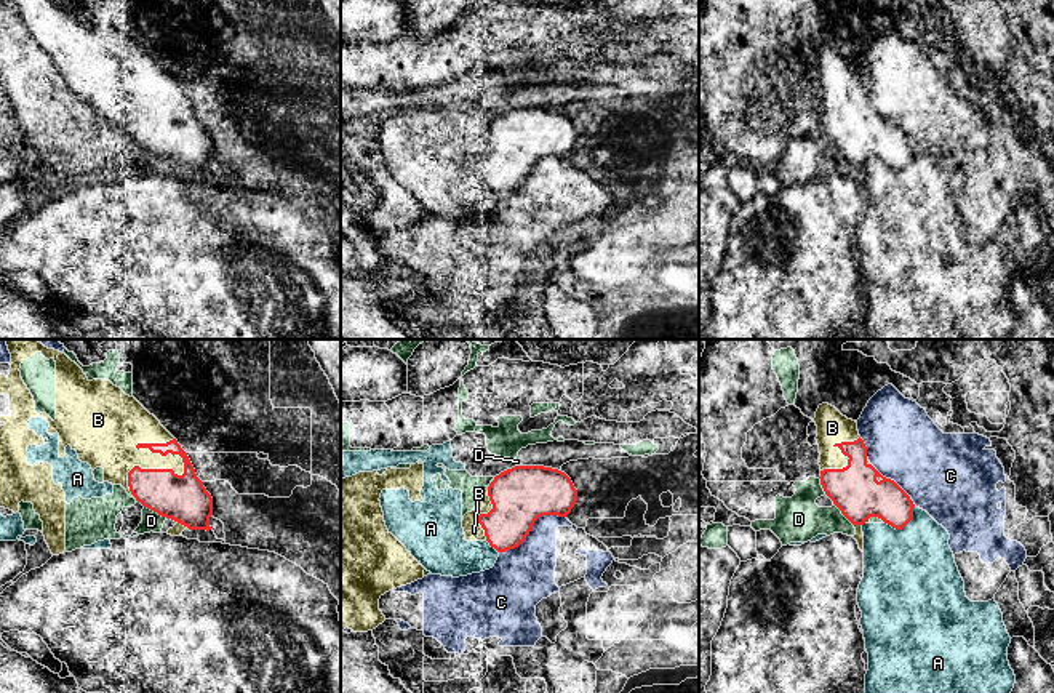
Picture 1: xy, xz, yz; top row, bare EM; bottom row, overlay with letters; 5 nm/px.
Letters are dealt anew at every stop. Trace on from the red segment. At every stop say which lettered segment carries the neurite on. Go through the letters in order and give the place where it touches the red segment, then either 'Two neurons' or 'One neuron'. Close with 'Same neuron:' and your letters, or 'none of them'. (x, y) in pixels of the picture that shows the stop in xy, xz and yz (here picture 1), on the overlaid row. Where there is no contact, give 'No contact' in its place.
A: Touches red at yz (904, 525). Two neurons
B: Touches red at xy (184, 464). Two neurons
C: Touches red at xz (531, 527). Two neurons
D: Touches red at xy (155, 511). One neuron
Same neuron: D

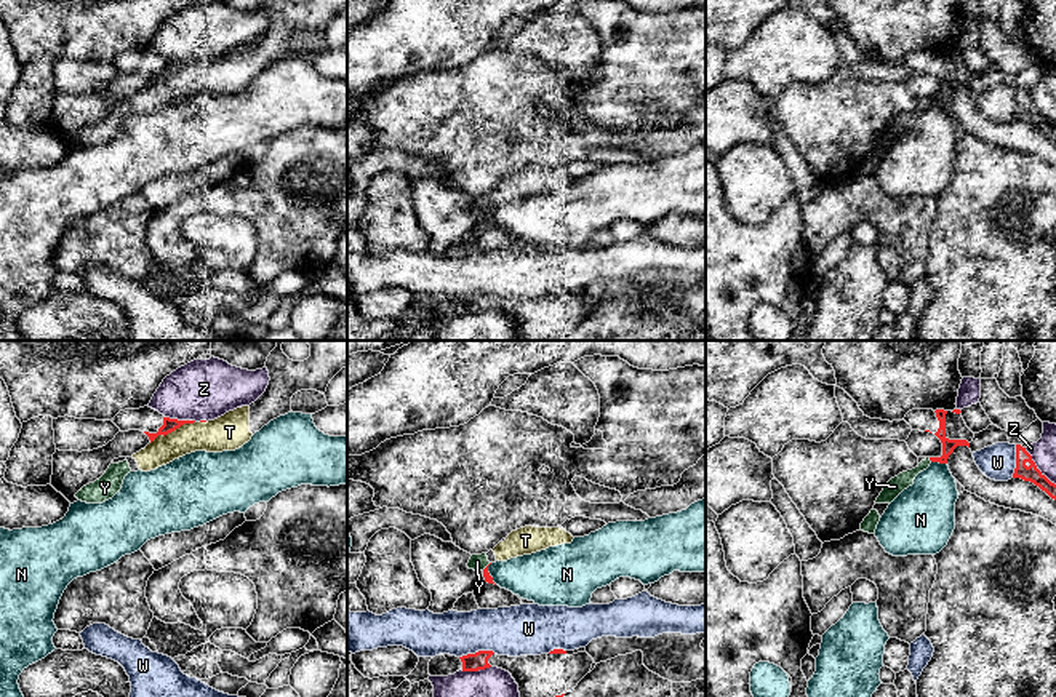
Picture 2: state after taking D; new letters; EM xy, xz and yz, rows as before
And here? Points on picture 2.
N: Touches red at yz (940, 462). Two neurons
T: Touches red at xy (172, 430). Two neurons
W: Touches red at xz (479, 651). Two neurons
Y: Touches red at yz (930, 459). Two neurons
Z: Touches red at yz (1036, 467). Two neurons
Same neuron: none of them

